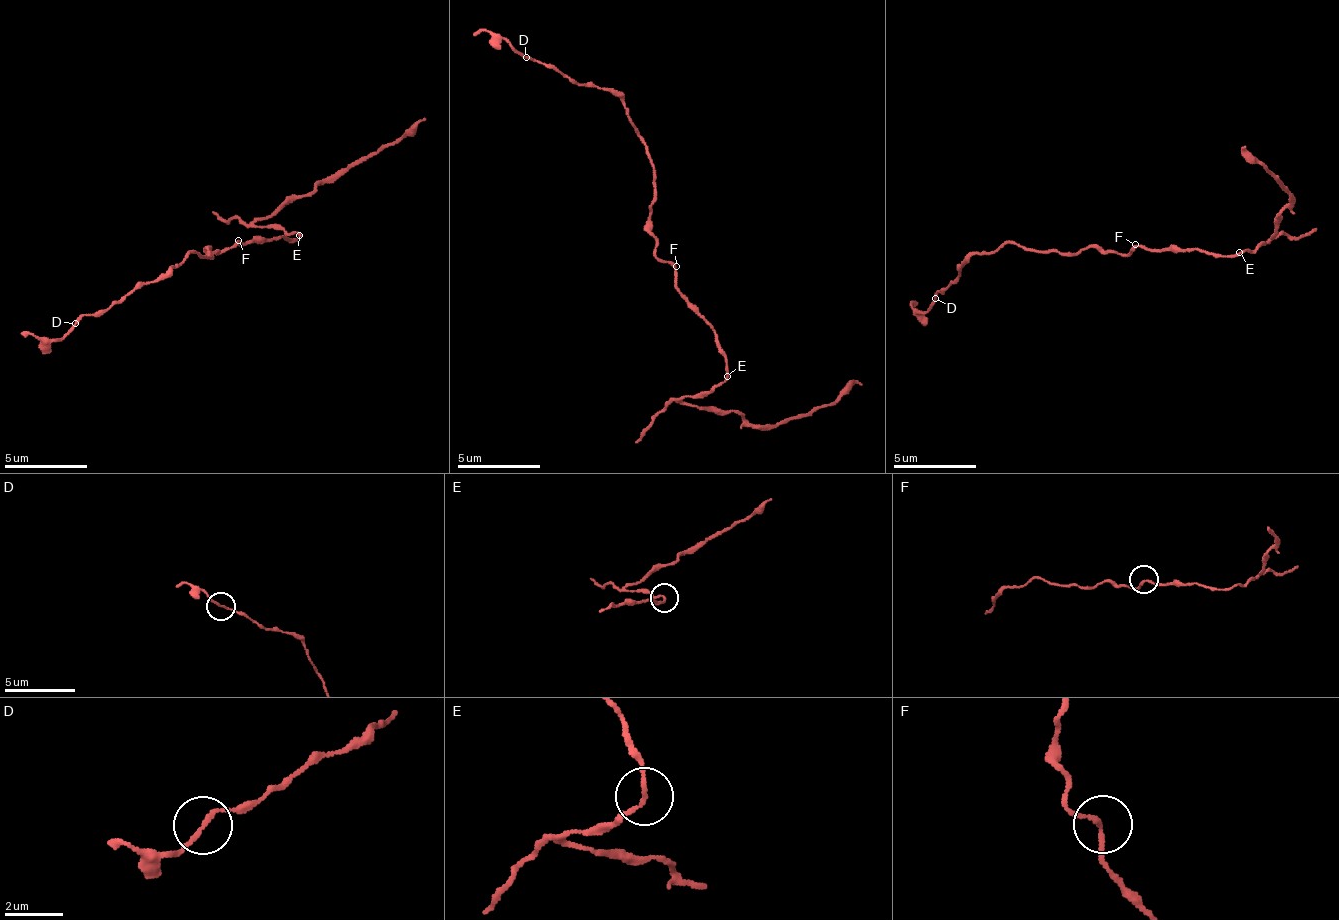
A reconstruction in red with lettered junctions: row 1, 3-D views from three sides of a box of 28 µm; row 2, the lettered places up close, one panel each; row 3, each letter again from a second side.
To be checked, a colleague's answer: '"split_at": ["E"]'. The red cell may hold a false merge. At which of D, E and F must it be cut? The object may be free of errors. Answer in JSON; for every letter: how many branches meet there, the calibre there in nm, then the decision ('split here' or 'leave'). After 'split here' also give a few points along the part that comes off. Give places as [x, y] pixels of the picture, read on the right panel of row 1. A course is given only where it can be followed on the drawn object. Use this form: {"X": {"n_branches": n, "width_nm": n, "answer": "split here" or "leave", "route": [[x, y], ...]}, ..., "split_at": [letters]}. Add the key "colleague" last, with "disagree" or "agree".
{"D": {"n_branches": 2, "width_nm": 140, "answer": "leave"}, "E": {"n_branches": 2, "width_nm": 130, "answer": "split here", "route": [[1238, 253], [1271, 238], [1276, 220], [1291, 205], [1288, 191], [1244, 147]]}, "F": {"n_branches": 2, "width_nm": 150, "answer": "leave"}, "split_at": ["E"], "colleague": "agree"}

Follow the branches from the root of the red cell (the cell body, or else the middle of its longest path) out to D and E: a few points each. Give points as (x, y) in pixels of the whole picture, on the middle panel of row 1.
D: (672, 266), (654, 254), (655, 163), (629, 109), (607, 89), (581, 85), (525, 58)
E: (672, 266), (676, 271), (676, 291), (713, 333), (713, 341), (725, 359), (726, 375)

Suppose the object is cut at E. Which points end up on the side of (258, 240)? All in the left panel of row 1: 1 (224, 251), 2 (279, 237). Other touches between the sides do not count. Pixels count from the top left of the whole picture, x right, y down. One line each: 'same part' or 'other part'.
1: same part
2: same part

